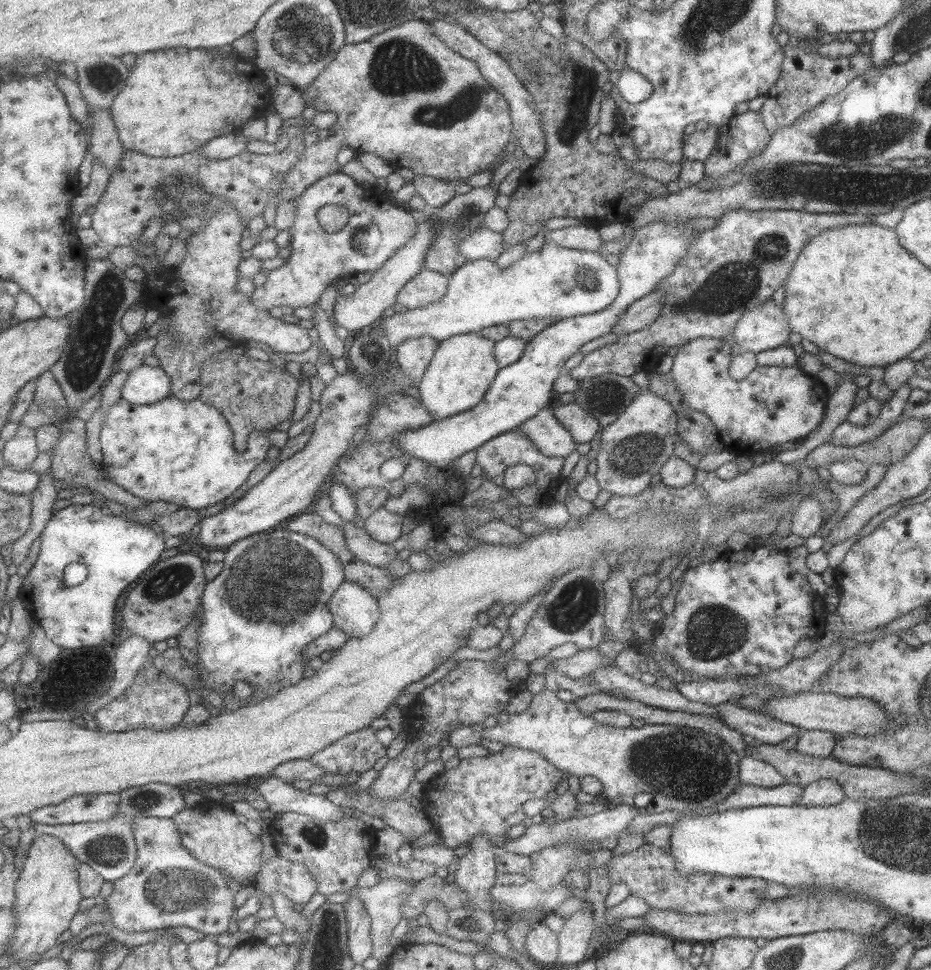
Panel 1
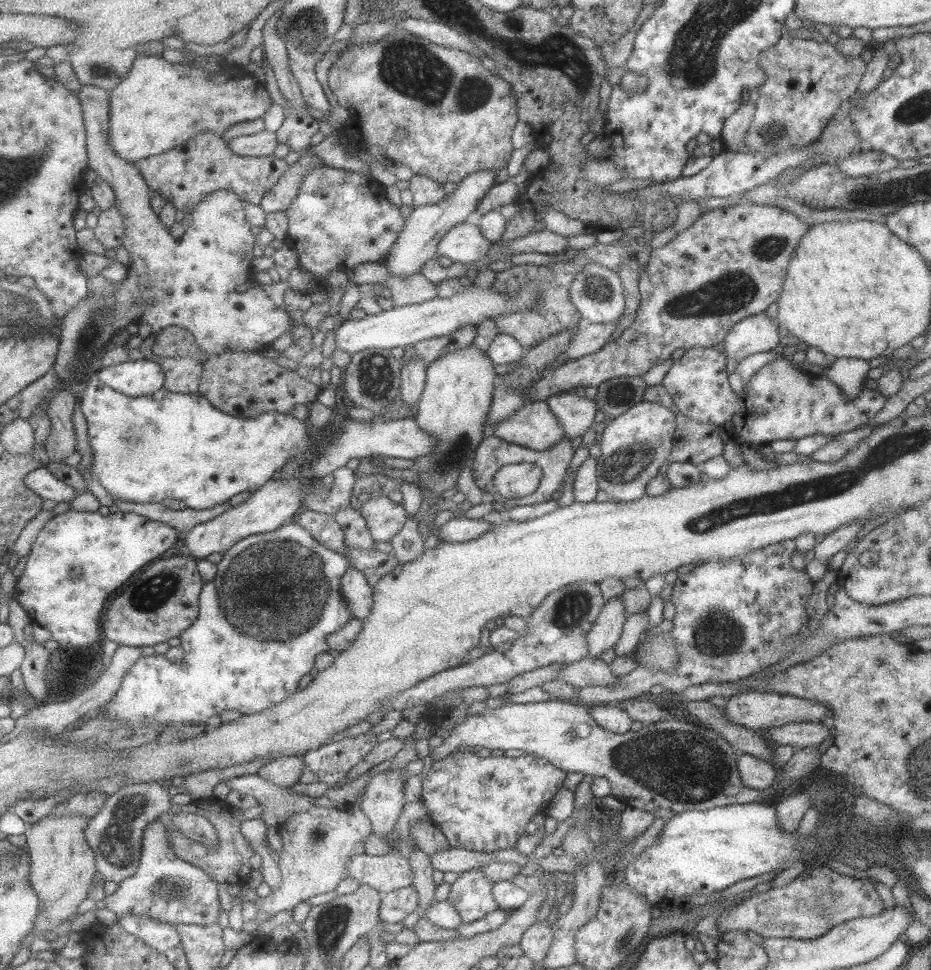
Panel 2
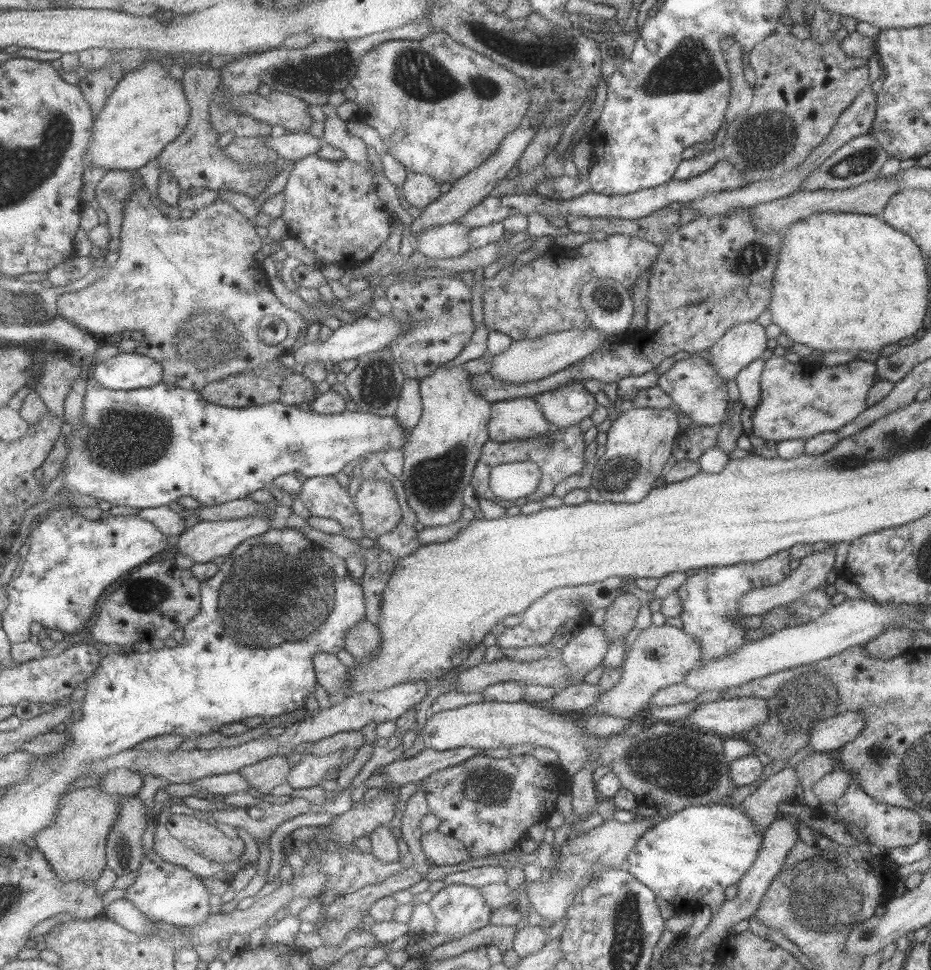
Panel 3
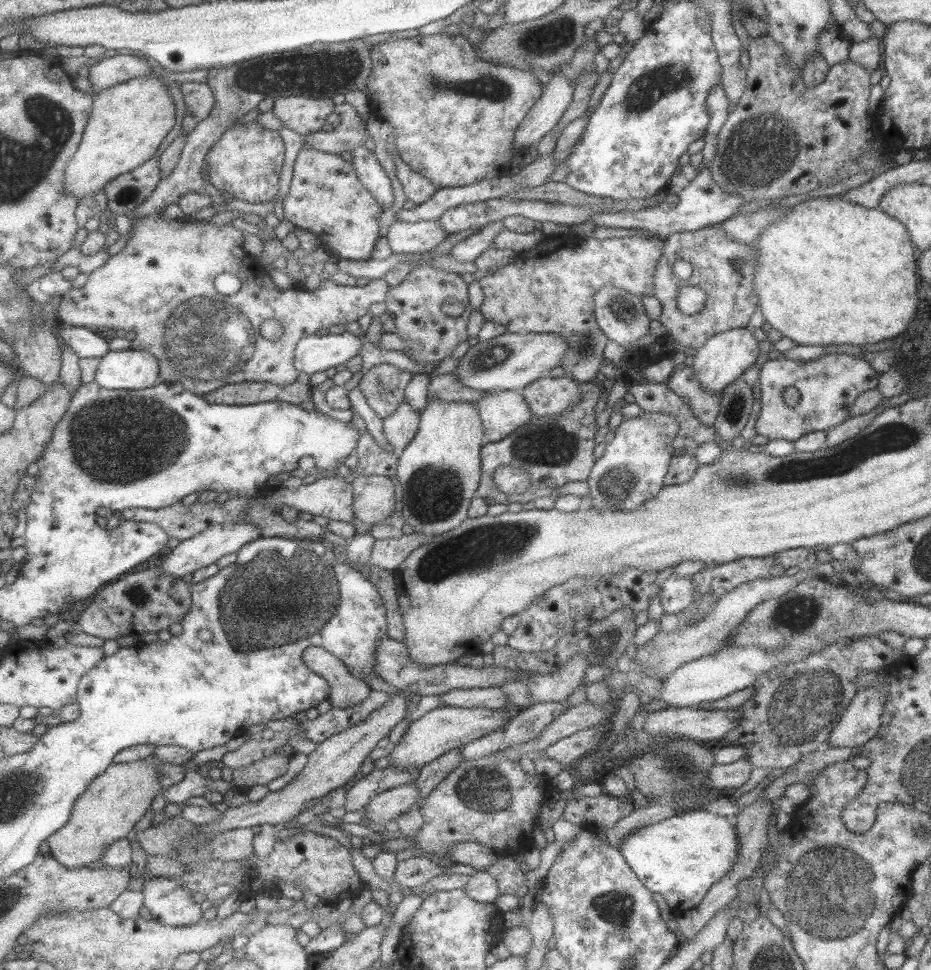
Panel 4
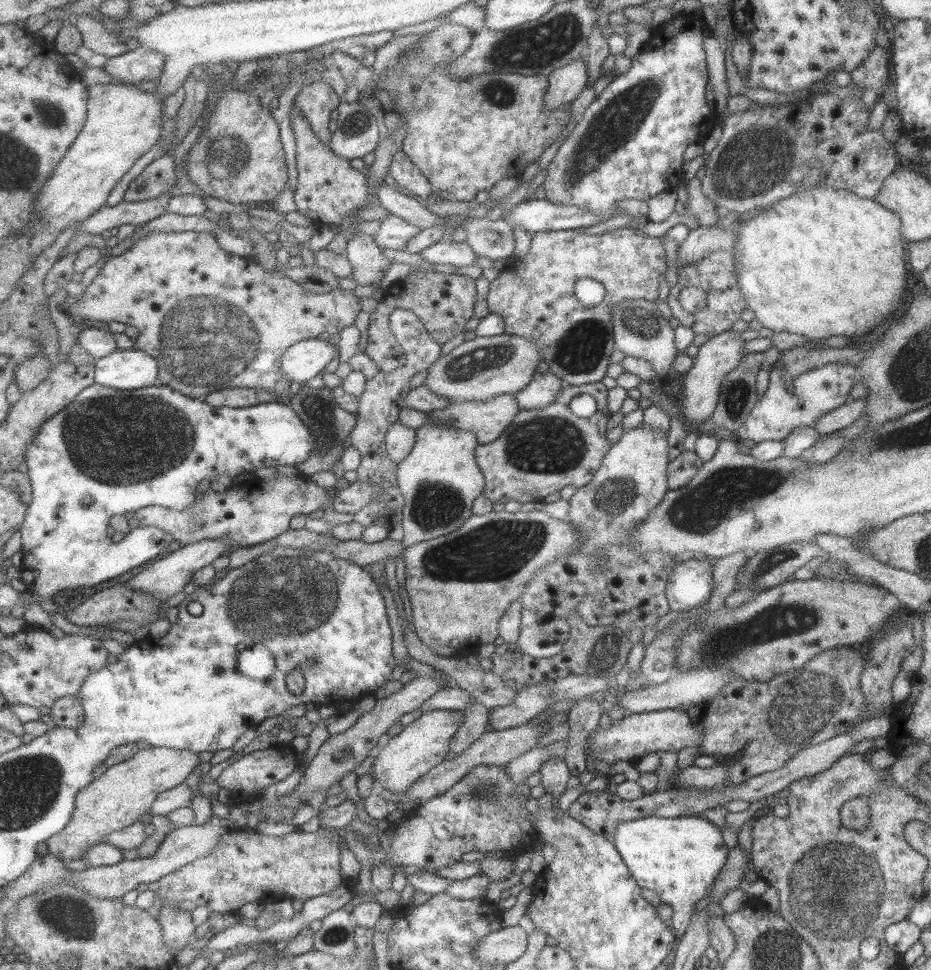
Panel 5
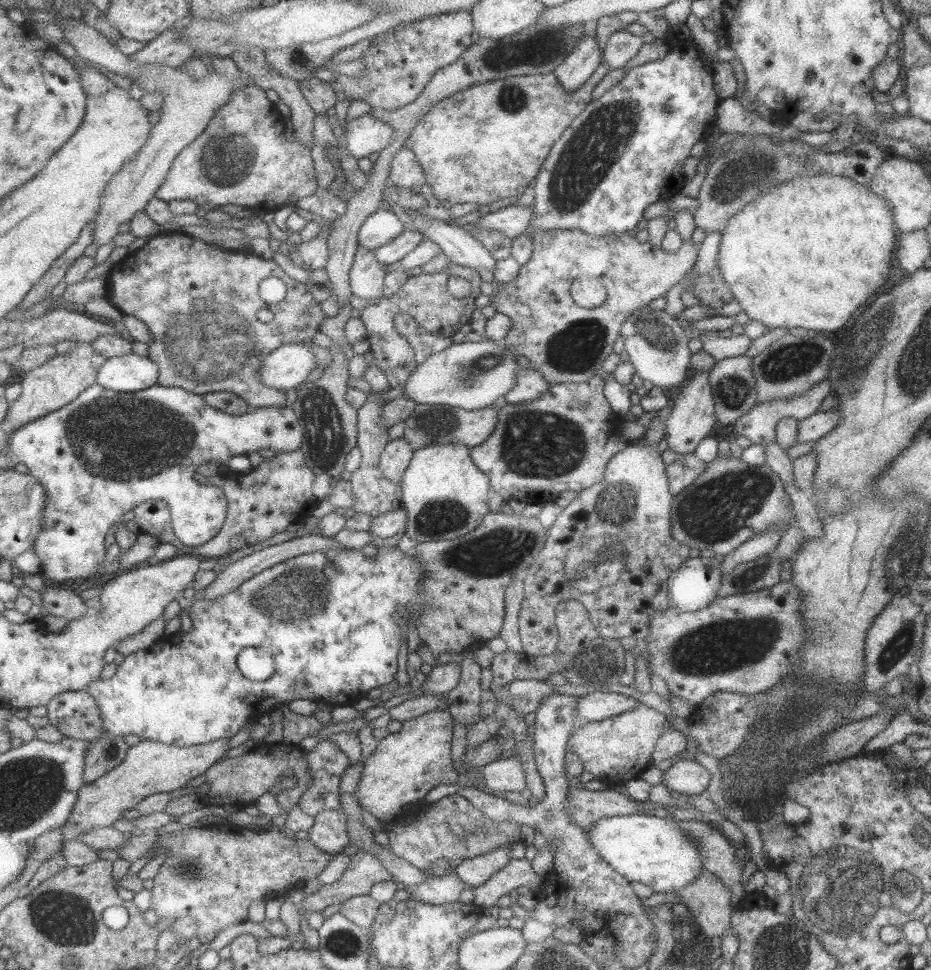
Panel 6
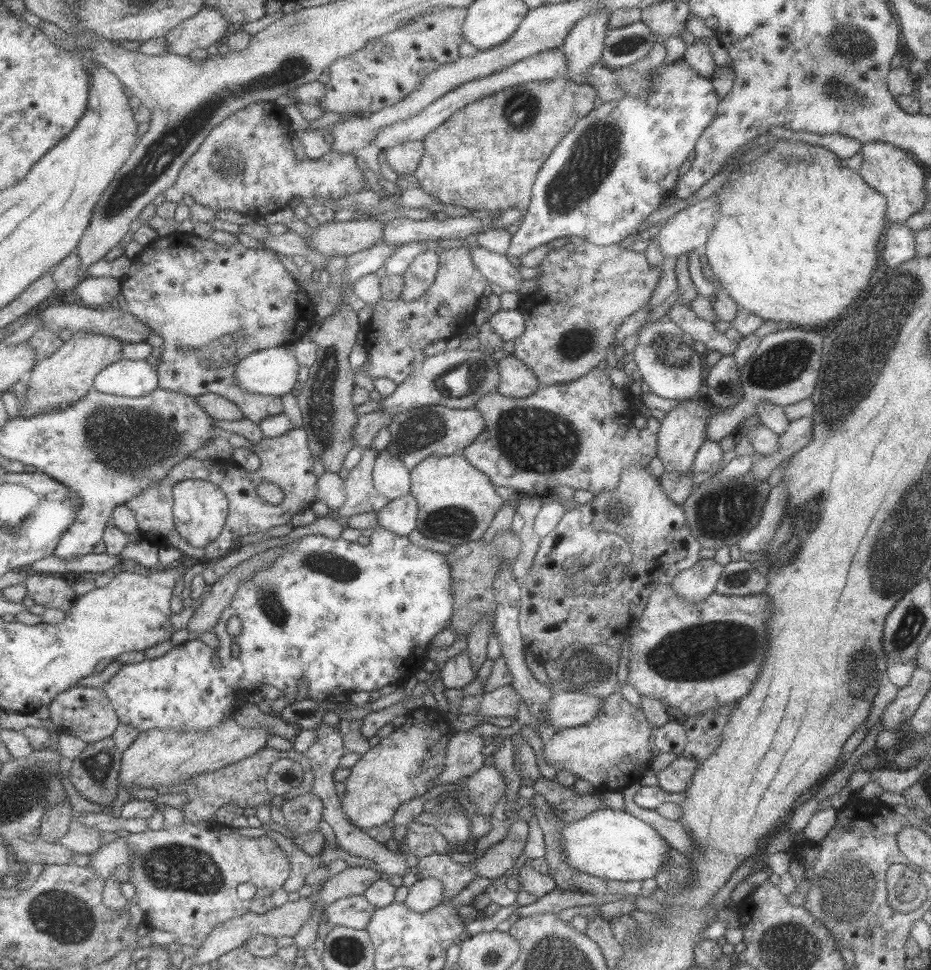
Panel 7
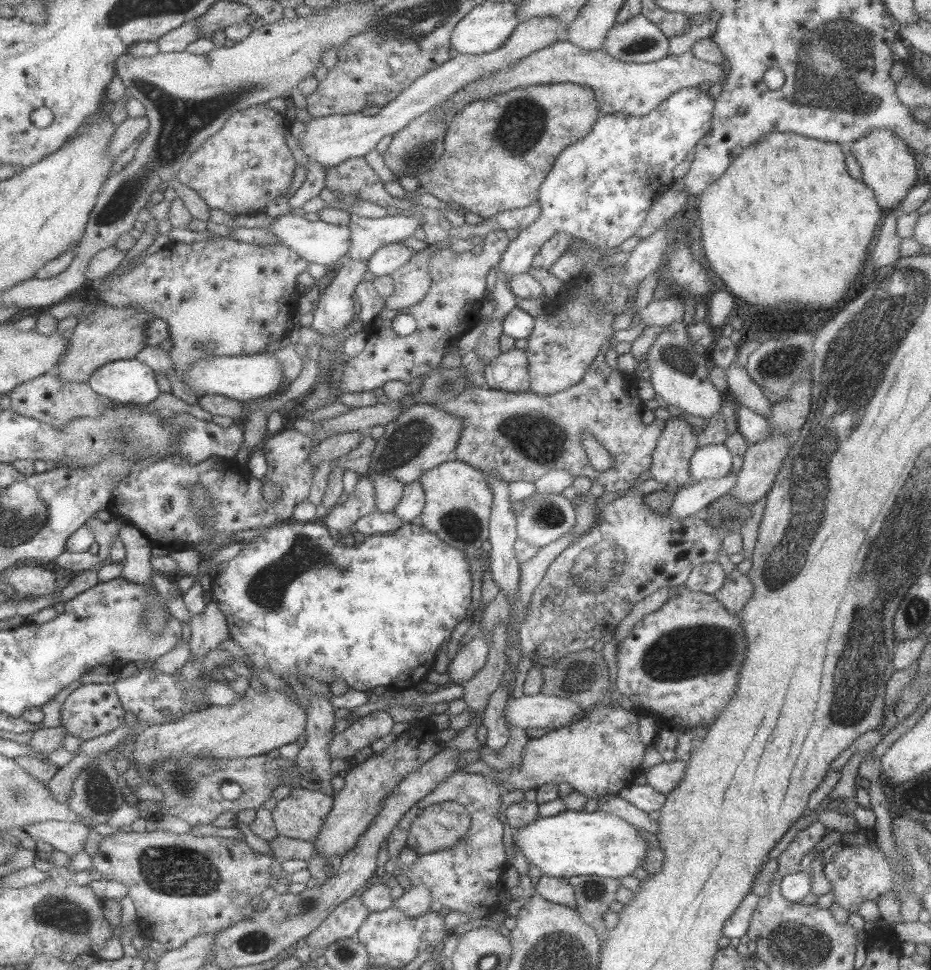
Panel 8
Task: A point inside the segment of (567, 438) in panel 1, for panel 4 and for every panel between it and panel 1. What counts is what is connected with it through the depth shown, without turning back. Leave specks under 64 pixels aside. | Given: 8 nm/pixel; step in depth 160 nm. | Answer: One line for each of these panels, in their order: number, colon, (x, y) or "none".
2: (533, 426)
3: (513, 419)
4: (502, 412)

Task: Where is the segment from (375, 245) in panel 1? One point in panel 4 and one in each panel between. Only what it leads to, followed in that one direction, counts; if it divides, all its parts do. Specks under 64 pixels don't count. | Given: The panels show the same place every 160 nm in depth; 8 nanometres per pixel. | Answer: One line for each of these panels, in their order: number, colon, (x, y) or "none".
2: (339, 219)
3: (332, 207)
4: (325, 197)

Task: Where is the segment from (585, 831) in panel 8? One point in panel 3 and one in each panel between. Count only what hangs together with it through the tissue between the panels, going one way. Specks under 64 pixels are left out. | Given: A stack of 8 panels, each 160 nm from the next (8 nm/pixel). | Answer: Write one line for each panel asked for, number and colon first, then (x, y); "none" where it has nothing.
3: (690, 856)
4: (680, 857)
5: (676, 858)
6: (651, 849)
7: (610, 844)

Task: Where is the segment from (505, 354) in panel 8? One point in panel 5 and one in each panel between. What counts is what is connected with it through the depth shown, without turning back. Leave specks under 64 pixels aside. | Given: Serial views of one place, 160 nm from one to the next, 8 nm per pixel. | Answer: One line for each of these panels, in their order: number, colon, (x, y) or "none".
5: (542, 389)
6: (529, 385)
7: (516, 381)

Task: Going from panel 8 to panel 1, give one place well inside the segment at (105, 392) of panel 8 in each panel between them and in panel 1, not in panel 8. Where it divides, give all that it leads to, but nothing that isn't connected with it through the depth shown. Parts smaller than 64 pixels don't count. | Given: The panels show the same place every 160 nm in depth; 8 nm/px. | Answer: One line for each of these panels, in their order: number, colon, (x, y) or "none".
1: (145, 385)
2: (134, 378)
3: (126, 371)
4: (130, 369)
5: (125, 369)
6: (130, 372)
7: (130, 378)

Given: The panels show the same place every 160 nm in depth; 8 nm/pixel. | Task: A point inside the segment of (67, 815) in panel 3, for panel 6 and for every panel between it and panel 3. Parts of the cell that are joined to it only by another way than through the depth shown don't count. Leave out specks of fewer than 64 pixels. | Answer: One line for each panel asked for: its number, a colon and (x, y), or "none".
4: (115, 802)
5: (117, 799)
6: (152, 767)

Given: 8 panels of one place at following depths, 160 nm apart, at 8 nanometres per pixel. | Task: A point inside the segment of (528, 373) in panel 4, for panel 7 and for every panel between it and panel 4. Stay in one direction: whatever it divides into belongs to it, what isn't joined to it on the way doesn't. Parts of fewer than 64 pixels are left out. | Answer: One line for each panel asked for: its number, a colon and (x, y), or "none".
5: (475, 370)
6: (471, 375)
7: (456, 378)

